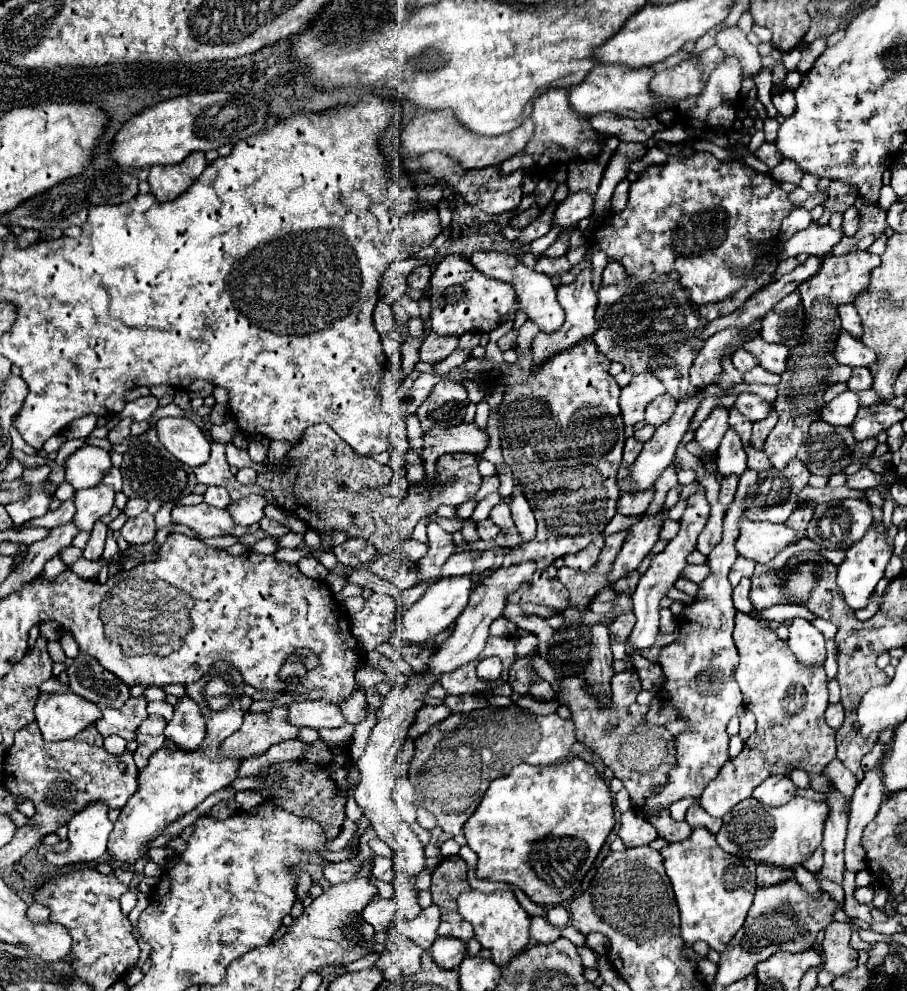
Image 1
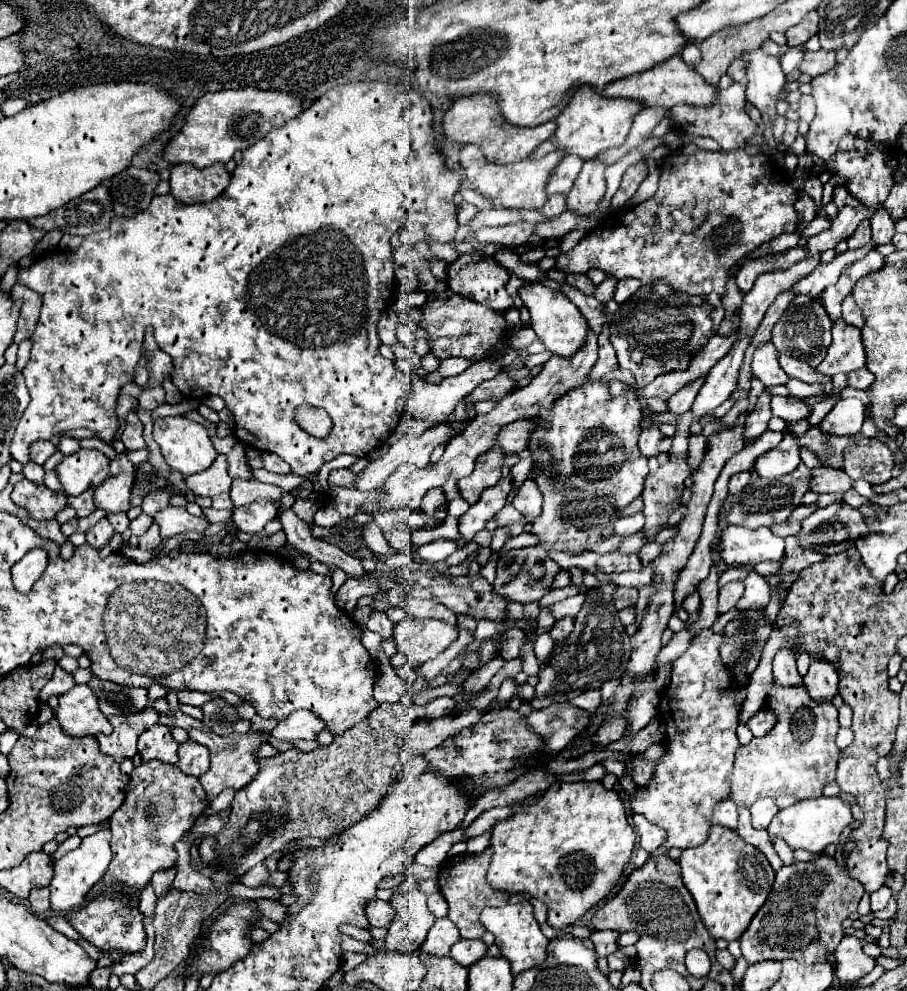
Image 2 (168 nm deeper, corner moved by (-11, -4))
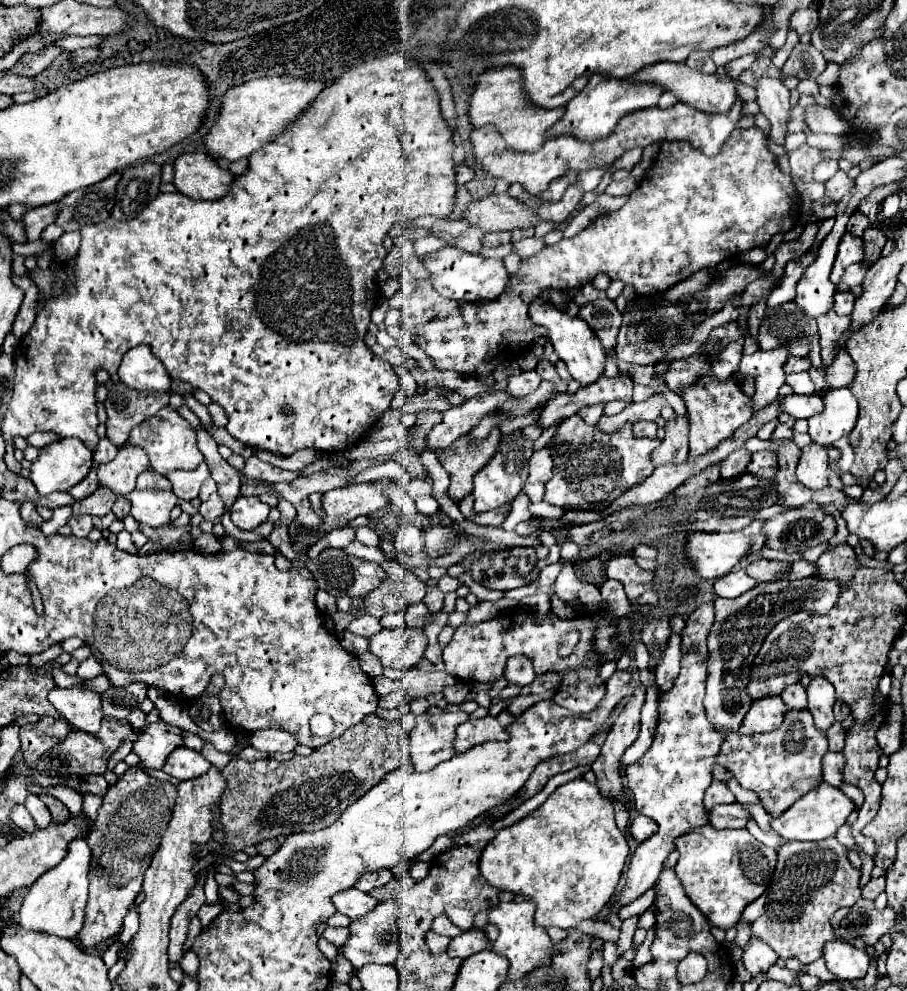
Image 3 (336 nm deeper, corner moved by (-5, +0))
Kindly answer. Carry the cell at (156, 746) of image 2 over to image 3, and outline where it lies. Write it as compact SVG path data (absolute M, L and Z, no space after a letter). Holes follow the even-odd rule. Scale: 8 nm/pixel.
M157 722L141 730L137 740L133 742L133 750L145 768L163 768L167 756L181 744L183 742L179 728Z

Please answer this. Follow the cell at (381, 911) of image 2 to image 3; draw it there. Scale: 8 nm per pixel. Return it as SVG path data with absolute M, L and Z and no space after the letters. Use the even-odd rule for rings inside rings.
M349 888L349 890L333 896L333 904L337 906L337 910L341 914L349 916L351 920L357 920L357 918L373 912L379 902L375 898L371 898L369 894L357 890L357 888Z

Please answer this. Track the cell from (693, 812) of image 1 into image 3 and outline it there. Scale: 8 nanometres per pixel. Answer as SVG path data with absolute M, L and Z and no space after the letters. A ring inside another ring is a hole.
M713 780L713 784L705 792L705 808L707 808L707 812L711 812L719 804L731 804L731 802L735 802L735 796L727 788L727 784L723 784L719 780Z

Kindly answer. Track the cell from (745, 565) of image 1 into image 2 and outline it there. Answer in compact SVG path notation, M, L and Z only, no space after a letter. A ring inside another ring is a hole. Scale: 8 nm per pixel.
M733 580L729 584L725 584L721 590L719 590L719 608L717 608L717 614L725 614L729 612L731 608L735 608L737 600L743 596L743 582L741 580Z

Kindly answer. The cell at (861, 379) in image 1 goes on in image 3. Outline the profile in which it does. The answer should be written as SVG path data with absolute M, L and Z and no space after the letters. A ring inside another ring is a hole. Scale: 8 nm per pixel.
M843 352L841 356L837 356L837 360L833 362L833 368L829 368L829 376L827 376L827 386L829 388L845 388L853 382L857 372L855 362L851 360L851 356L847 352Z

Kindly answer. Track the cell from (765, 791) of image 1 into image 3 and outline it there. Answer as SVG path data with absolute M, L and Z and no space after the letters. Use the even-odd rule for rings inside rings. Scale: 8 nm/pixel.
M739 802L723 804L721 808L715 808L709 814L709 824L715 828L745 828L749 820L751 820L751 814L747 806Z

